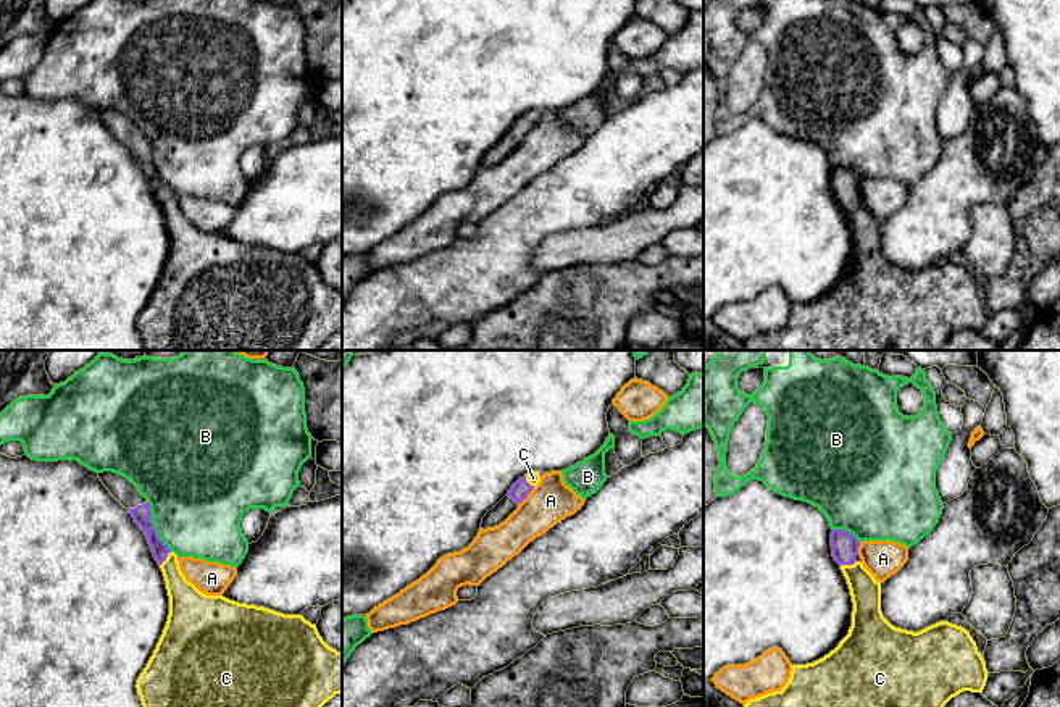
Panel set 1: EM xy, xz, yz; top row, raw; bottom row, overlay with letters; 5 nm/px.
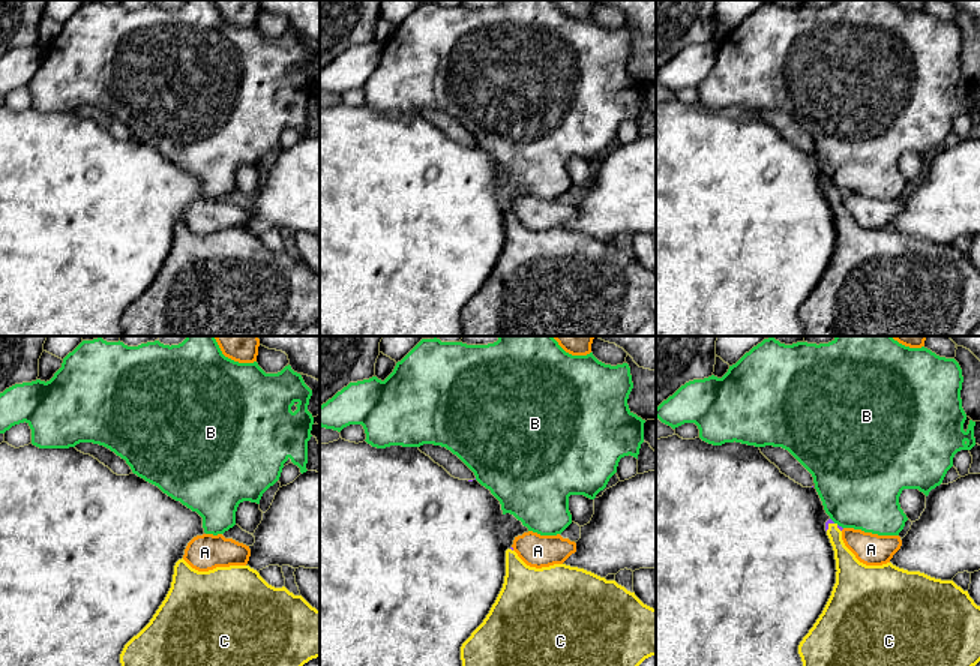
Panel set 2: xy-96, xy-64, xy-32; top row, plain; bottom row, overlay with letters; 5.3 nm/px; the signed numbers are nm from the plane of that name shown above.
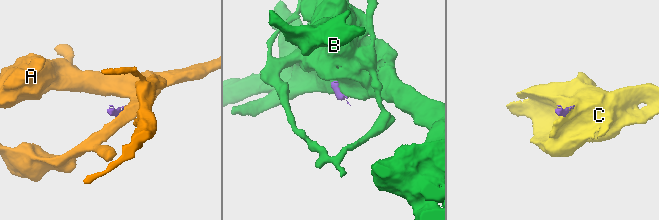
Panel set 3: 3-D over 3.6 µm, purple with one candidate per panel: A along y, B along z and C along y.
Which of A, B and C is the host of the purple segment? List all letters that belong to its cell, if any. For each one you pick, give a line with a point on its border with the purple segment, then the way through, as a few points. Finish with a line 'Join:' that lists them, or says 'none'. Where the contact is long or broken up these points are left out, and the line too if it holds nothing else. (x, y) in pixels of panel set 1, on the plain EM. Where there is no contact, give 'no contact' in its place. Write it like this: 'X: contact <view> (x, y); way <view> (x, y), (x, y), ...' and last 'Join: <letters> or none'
C: contact yz (847, 202); way yz (844, 183), (847, 202), (865, 230)
Join: C

